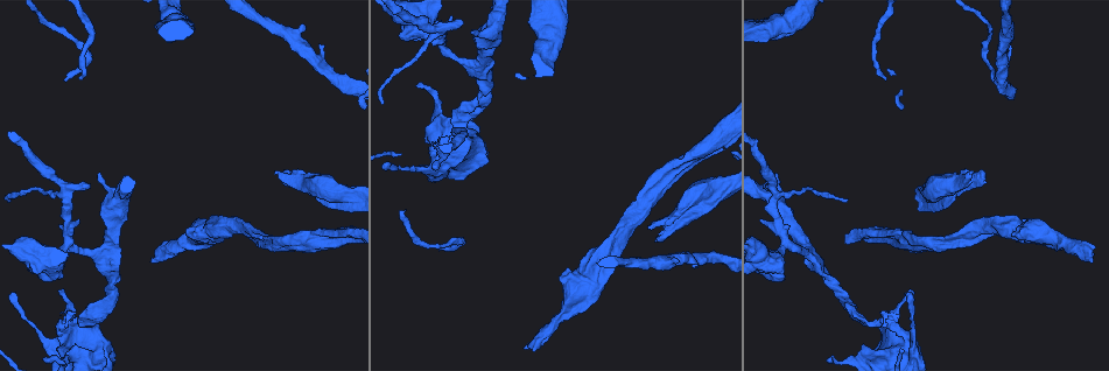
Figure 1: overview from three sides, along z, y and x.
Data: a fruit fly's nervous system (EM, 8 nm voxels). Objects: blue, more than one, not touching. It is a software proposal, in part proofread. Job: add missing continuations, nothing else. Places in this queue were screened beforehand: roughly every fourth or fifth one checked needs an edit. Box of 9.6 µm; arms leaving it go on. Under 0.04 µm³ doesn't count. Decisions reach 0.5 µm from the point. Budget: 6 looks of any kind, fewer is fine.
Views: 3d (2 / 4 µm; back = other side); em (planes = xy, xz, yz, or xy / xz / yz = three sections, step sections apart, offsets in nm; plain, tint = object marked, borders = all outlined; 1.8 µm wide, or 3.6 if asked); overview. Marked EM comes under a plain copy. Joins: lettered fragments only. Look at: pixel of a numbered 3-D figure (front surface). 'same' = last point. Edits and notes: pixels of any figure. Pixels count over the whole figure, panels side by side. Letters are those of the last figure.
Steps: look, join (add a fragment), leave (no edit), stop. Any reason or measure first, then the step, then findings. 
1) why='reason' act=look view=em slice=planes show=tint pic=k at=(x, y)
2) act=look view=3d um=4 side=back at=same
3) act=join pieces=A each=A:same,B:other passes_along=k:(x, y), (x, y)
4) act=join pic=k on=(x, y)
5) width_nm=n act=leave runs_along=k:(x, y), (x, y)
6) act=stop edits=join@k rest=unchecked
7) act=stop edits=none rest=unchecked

why='an open end' act=look view=em slice=yz step=4 show=borders pic=1 at=(286, 171)

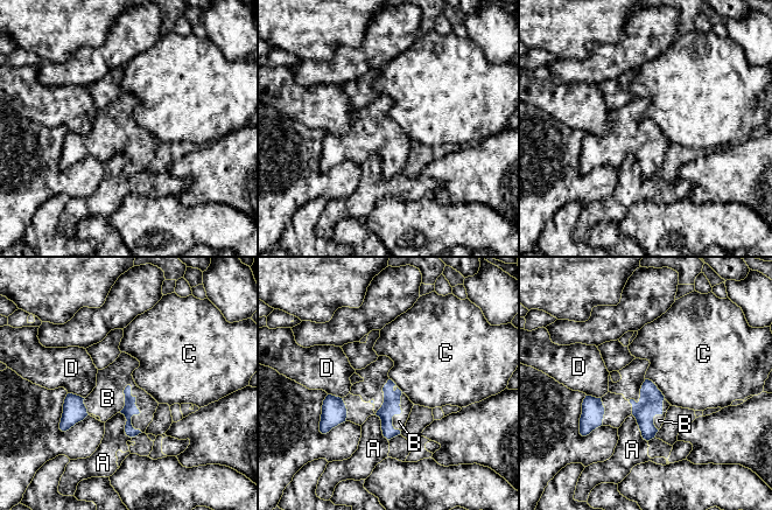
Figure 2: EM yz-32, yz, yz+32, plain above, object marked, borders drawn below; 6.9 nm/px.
act=look view=em slice=planes show=borders at=same

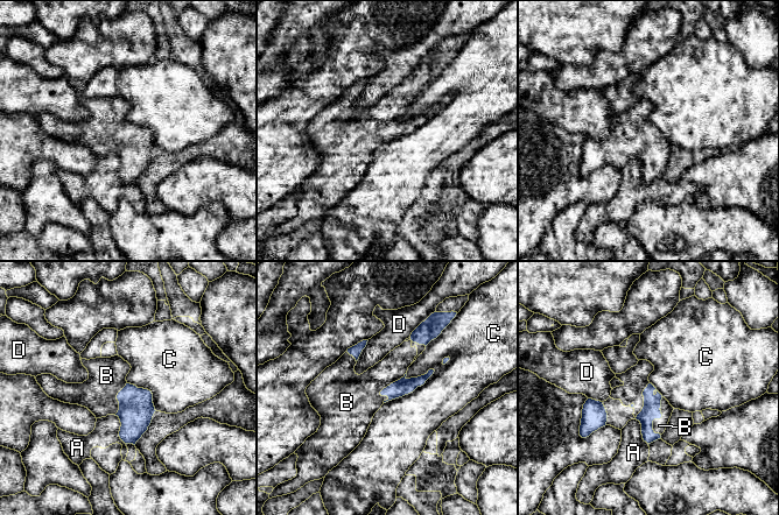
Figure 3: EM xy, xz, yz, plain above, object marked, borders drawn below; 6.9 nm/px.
act=join pieces=B each=A:other,B:same,C:other,D:other found='the neuron continues'

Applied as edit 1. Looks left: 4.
why='free end' act=look view=em slice=yz step=16 show=borders pic=1 at=(61, 345)

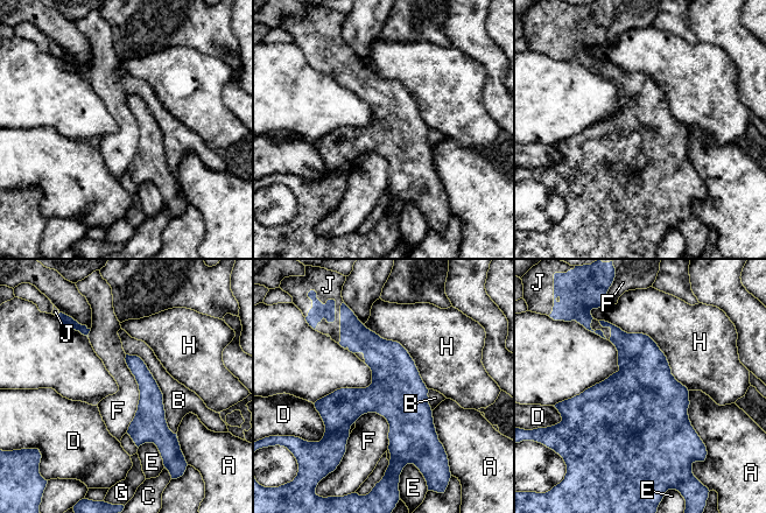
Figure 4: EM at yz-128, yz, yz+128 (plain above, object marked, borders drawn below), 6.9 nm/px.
width_nm=380 act=join pieces=J each=A:other,B:other,C:other,D:other,E:other,F:other,G:other,H:other,J:same passes_along=4:(355, 336), (341, 332), (332, 329) found='the neuron continues'

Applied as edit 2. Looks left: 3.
why='redraw' act=look view=overview

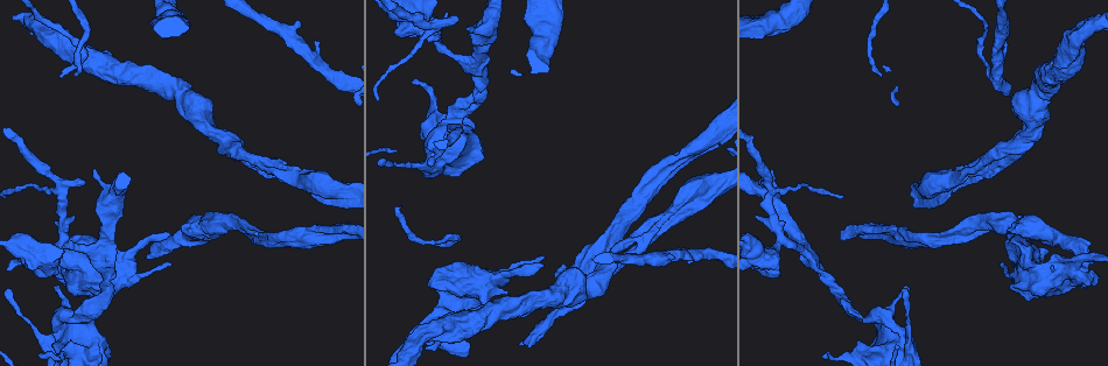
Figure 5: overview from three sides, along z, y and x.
act=look view=3d um=4 pic=5 at=(485, 270)

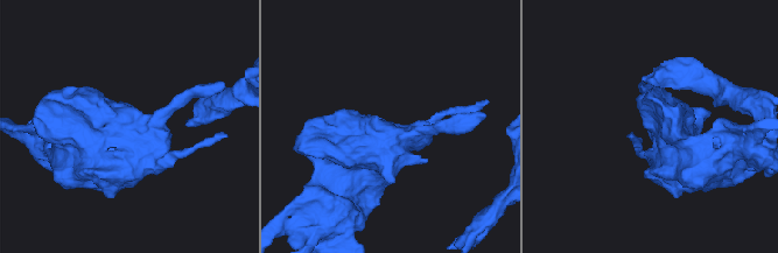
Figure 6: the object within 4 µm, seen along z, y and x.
act=look view=em um=3.6 slice=planes show=borders pic=6 at=(384, 120)

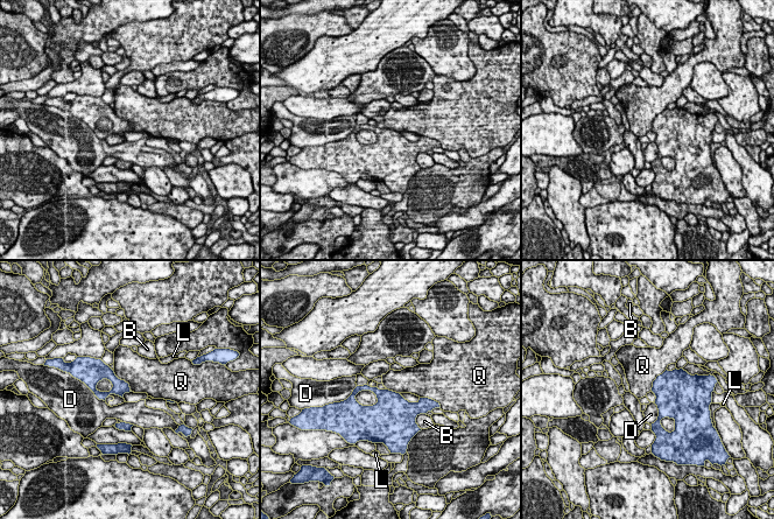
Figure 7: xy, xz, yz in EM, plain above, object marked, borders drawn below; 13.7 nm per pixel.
act=leave each=B:other,D:other,L:other,Q:other found='none of them fits'

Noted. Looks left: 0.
act=stop edits=join@3,join@4 rest=unchecked

